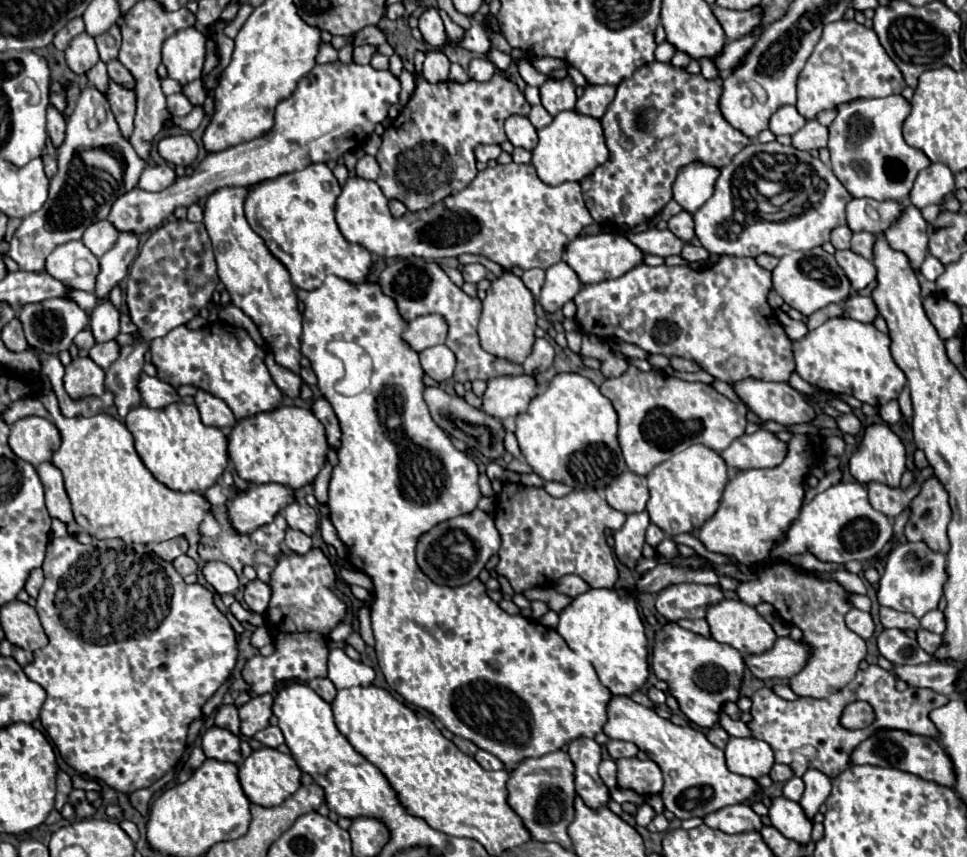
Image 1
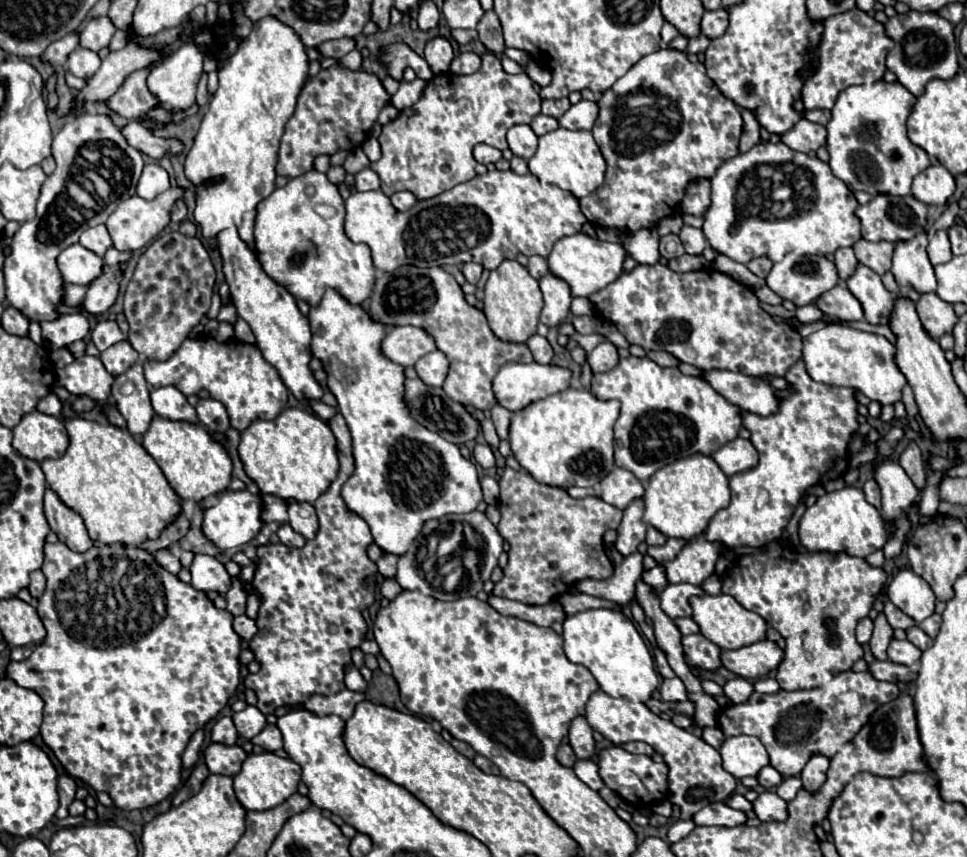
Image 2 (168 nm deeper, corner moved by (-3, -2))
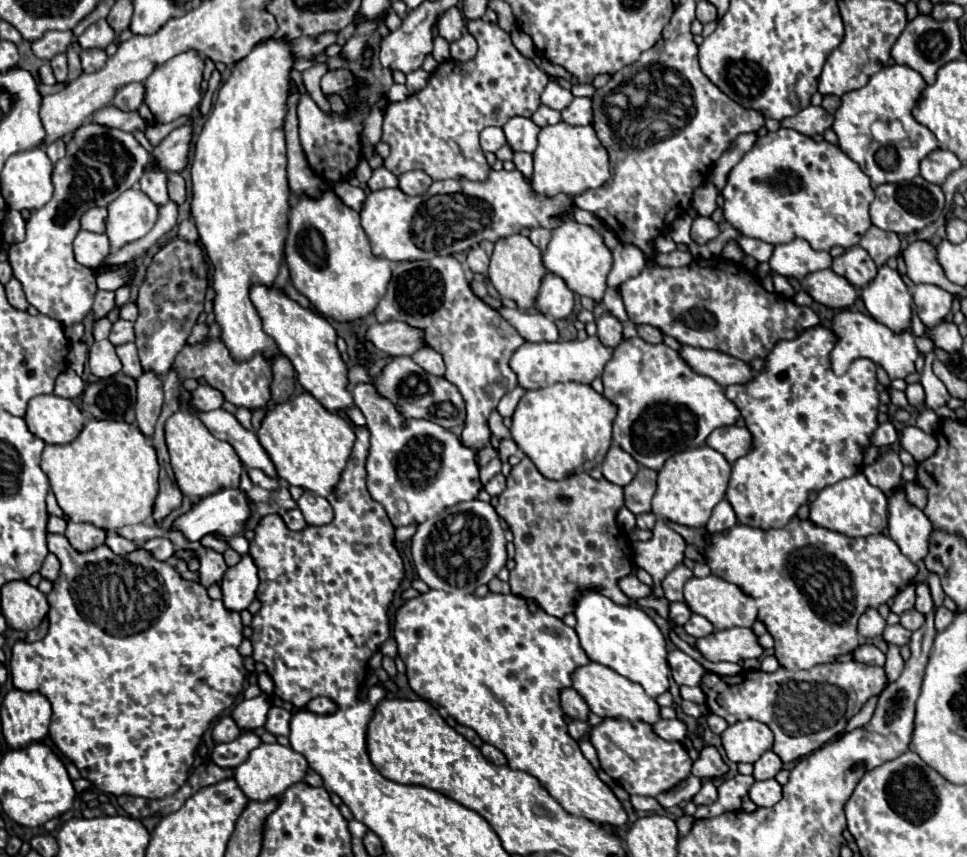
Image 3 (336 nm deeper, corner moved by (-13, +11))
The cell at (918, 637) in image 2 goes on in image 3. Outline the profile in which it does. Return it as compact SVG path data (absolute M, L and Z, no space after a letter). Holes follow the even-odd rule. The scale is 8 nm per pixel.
M909 610L905 614L901 614L901 624L907 628L907 630L917 630L921 628L921 624L925 624L925 614L917 612L917 610Z

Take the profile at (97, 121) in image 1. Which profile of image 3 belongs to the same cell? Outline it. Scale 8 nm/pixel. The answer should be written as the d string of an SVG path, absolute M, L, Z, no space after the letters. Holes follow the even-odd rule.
M85 122L85 124L81 124L81 128L77 128L73 132L73 140L67 144L67 156L61 158L53 166L53 198L43 208L35 210L31 214L31 218L27 220L25 240L17 242L9 248L9 262L13 266L13 276L21 282L29 304L35 306L41 314L45 314L61 324L83 322L83 318L87 316L87 312L93 306L97 286L95 286L95 272L81 266L79 262L75 262L73 250L71 250L71 244L73 244L77 232L81 230L81 216L89 208L109 206L115 200L115 188L117 188L117 196L119 196L125 190L129 190L131 186L135 186L139 182L147 162L149 162L149 152L137 142L137 138L131 132L121 132L117 128L105 128L103 124L93 124L93 122ZM113 166L117 166L117 172L119 172L117 186L113 182L113 174L115 174Z

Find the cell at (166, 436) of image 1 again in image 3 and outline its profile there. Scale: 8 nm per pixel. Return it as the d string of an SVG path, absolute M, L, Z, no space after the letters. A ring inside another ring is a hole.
M179 410L165 422L165 440L171 454L171 466L183 496L205 498L223 488L237 488L241 476L241 460L229 442L217 440L197 416Z

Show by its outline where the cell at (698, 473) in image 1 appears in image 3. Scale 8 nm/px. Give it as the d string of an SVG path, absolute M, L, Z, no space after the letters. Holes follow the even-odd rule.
M709 446L683 450L671 456L659 470L657 492L653 496L653 514L675 524L701 528L707 524L713 508L725 498L729 476L731 476L731 464L717 450Z

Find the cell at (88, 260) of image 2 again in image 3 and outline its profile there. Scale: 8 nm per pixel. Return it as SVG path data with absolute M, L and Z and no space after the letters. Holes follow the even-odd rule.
M81 230L73 242L75 260L91 270L97 270L101 266L109 250L111 250L111 244L105 234L93 234L93 232Z

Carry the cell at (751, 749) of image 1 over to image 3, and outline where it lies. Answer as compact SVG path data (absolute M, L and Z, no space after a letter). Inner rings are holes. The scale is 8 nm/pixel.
M745 720L729 726L723 734L723 748L731 762L751 762L755 764L763 752L773 746L773 732L757 722Z

